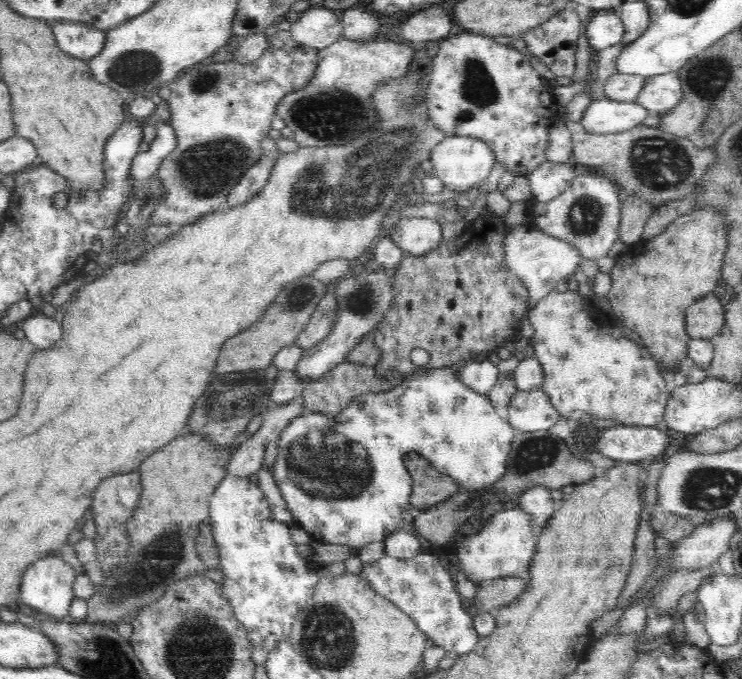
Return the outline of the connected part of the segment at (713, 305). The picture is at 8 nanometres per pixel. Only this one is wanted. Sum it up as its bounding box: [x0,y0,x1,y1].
[686,290,724,339]

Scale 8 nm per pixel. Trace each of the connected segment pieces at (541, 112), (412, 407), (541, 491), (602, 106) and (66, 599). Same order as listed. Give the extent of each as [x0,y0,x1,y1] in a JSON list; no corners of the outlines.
[[425,34,561,175],[273,368,515,549],[518,486,556,529],[580,96,648,134],[19,554,76,616]]

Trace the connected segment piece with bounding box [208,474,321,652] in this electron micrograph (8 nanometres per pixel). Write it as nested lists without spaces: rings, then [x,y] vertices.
[[[227,474],[218,484],[209,499],[209,521],[215,546],[218,548],[218,566],[223,577],[222,589],[232,606],[234,617],[238,623],[244,625],[248,631],[248,639],[252,648],[264,649],[270,652],[277,648],[280,641],[289,640],[291,626],[294,618],[306,608],[307,602],[312,598],[314,587],[318,584],[321,571],[314,570],[302,556],[298,555],[297,544],[290,535],[290,526],[273,517],[270,502],[264,492],[250,482],[249,478],[237,478]]]

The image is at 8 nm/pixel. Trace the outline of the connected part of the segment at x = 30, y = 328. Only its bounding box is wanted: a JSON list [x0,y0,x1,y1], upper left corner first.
[22,314,62,349]

